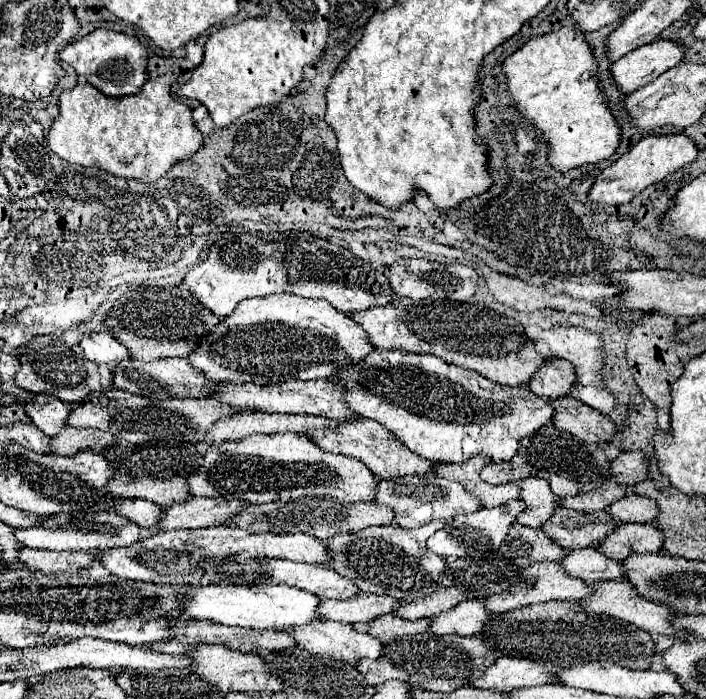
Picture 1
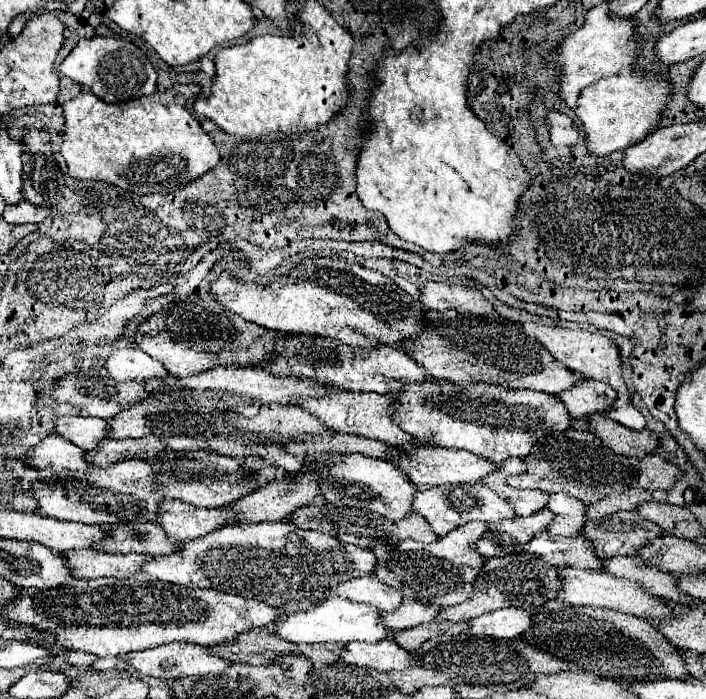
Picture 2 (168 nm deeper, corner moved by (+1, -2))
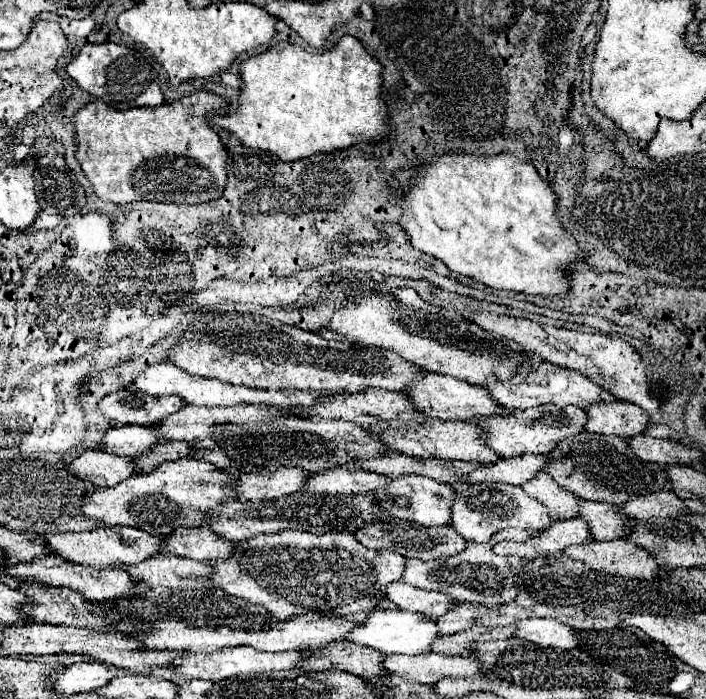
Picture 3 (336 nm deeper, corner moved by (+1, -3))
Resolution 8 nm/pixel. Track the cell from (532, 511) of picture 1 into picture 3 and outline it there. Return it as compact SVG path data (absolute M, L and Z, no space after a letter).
M580 501L580 517L592 527L592 535L596 535L598 541L618 539L626 533L626 517L618 505Z

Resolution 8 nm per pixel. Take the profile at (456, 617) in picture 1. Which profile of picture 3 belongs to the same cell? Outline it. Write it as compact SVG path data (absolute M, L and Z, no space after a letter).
M522 619L514 631L514 637L544 647L574 649L578 645L572 627L562 625L554 619Z

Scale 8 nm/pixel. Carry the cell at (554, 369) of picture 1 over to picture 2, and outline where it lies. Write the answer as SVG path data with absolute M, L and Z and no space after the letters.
M580 380L576 390L568 390L568 394L560 394L564 406L572 418L590 418L596 412L608 412L616 400L616 392L596 380Z

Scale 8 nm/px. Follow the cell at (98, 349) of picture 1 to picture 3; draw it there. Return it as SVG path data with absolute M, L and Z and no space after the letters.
M162 361L148 365L140 375L134 377L134 385L150 395L180 395L184 401L194 403L194 405L238 405L238 403L262 403L262 405L300 405L308 407L316 401L318 393L286 393L286 391L270 391L270 389L248 389L248 387L238 387L238 385L228 385L216 379L206 379L206 377L196 377L188 375L186 371L178 369L176 365Z

